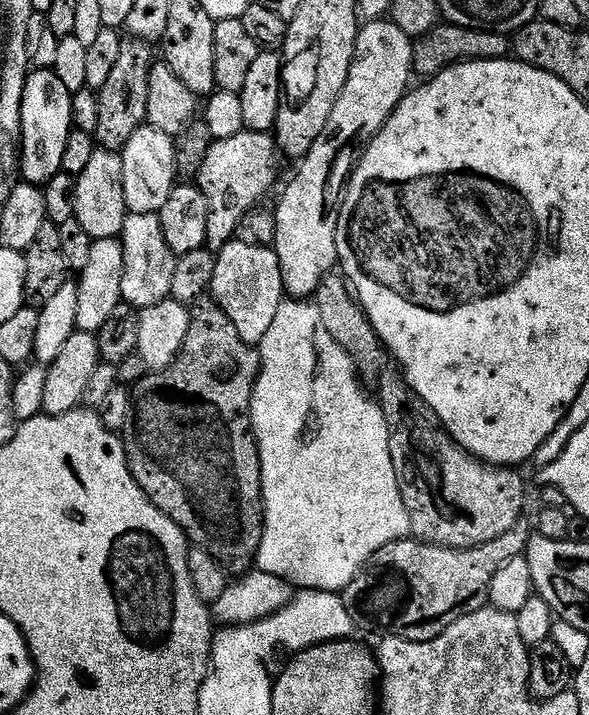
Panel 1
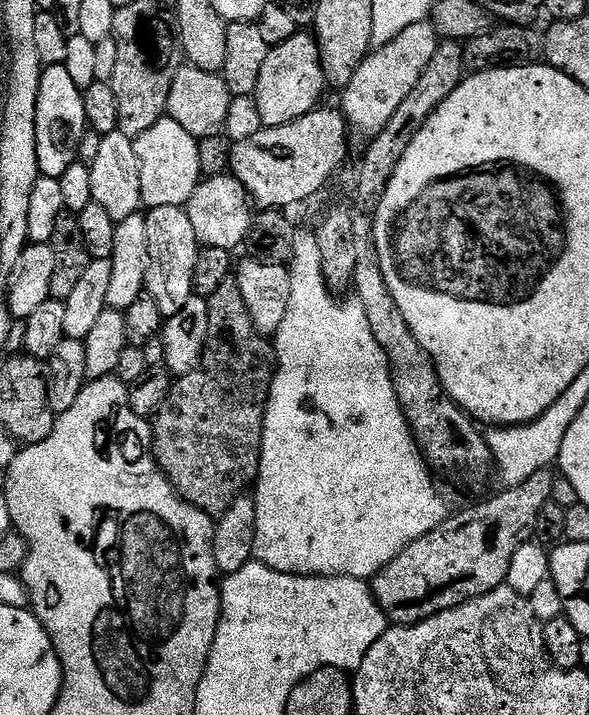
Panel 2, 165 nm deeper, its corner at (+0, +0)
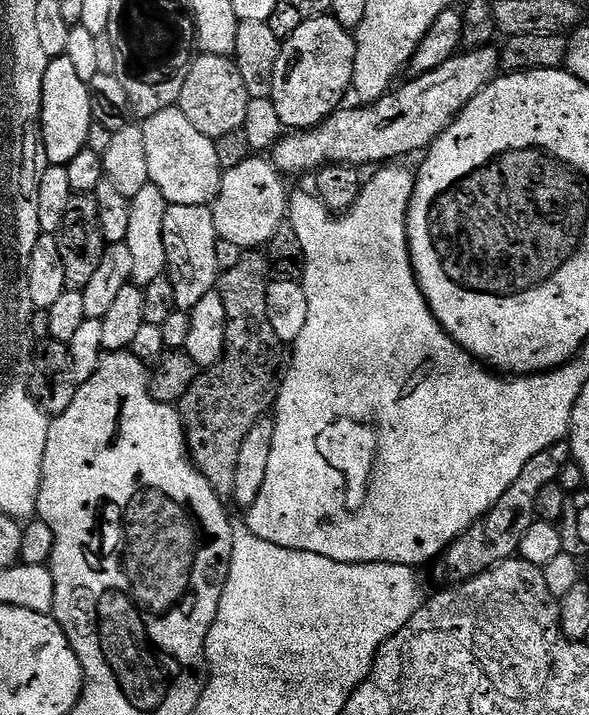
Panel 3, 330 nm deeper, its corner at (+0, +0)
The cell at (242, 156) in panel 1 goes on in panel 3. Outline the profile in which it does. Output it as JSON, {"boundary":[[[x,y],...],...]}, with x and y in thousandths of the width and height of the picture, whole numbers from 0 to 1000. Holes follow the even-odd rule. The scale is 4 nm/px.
{"boundary":[[[823,64],[783,70],[767,78],[750,92],[728,101],[701,105],[694,117],[681,116],[664,131],[647,140],[620,144],[611,151],[579,150],[564,162],[550,168],[540,178],[504,183],[501,187],[484,187],[475,192],[458,208],[462,229],[484,248],[509,246],[514,241],[525,243],[559,229],[589,229],[593,232],[652,232],[672,227],[677,218],[699,218],[705,213],[718,214],[732,207],[733,200],[766,176],[796,143],[822,124],[834,112],[842,110],[851,99],[849,76],[840,66]]]}

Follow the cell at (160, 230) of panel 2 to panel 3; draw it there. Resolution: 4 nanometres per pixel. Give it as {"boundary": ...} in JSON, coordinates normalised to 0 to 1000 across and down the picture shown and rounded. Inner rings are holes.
{"boundary":[[[287,285],[282,294],[282,306],[275,310],[275,319],[278,322],[278,337],[282,338],[282,361],[285,362],[285,379],[282,385],[289,400],[295,400],[295,422],[304,435],[321,438],[329,428],[336,428],[336,421],[340,421],[341,417],[350,417],[350,411],[357,411],[368,401],[377,385],[370,369],[370,331],[367,317],[363,316],[363,299],[360,298],[358,290],[353,288],[302,288],[301,285]]]}

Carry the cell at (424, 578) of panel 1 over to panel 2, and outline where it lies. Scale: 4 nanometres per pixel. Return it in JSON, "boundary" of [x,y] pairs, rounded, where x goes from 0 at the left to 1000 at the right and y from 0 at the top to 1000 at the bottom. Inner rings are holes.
{"boundary":[[[932,656],[913,657],[913,663],[900,663],[893,674],[857,681],[857,688],[849,688],[844,694],[805,706],[803,710],[788,710],[783,716],[769,715],[761,726],[752,727],[737,741],[730,741],[730,747],[689,764],[683,775],[664,779],[652,796],[628,813],[635,836],[660,869],[667,874],[706,873],[805,836],[818,836],[818,831],[832,831],[832,825],[857,815],[862,810],[866,785],[873,782],[879,764],[905,754],[907,730],[913,730],[913,713],[920,713],[925,702],[935,698],[942,671],[944,666]]]}

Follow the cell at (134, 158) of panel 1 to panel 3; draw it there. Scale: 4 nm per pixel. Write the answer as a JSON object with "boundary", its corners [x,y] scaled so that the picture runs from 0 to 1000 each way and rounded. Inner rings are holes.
{"boundary":[[[294,148],[275,154],[268,159],[250,164],[243,169],[244,192],[248,193],[248,232],[251,234],[251,250],[268,266],[275,266],[275,277],[282,277],[287,285],[302,288],[353,288],[365,281],[374,270],[374,248],[377,236],[367,214],[367,199],[362,192],[343,187],[309,159],[304,150]]]}

